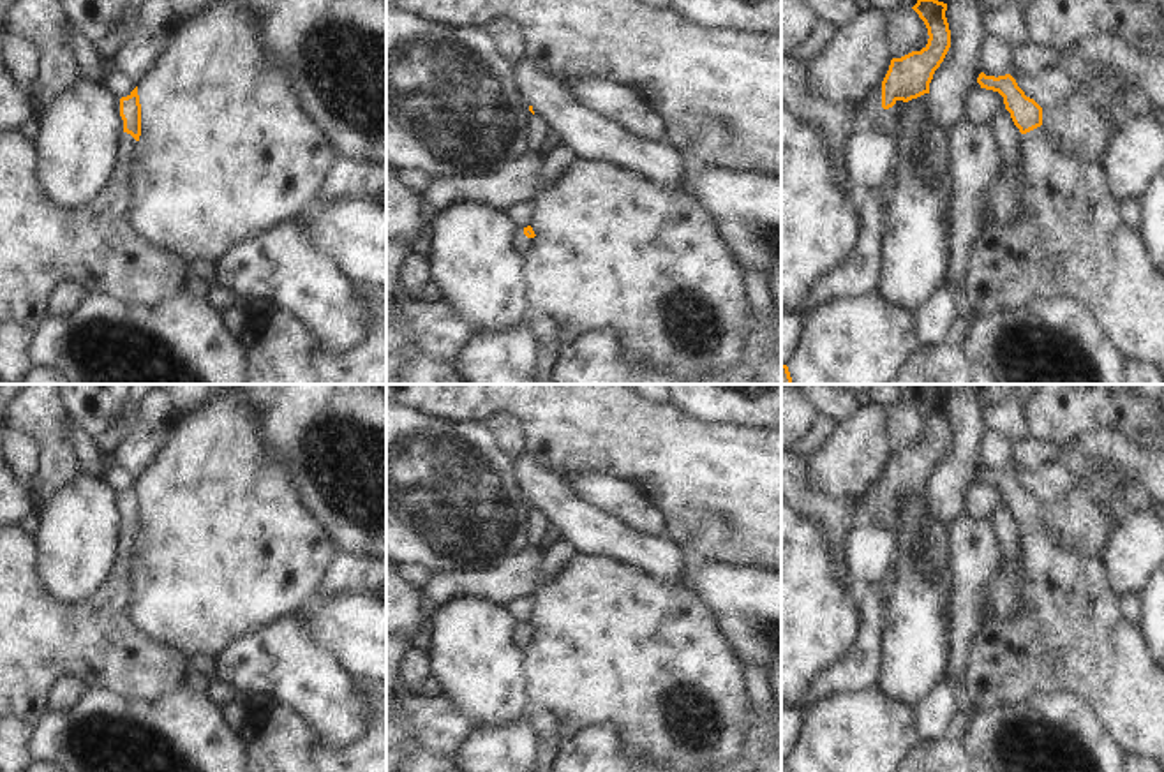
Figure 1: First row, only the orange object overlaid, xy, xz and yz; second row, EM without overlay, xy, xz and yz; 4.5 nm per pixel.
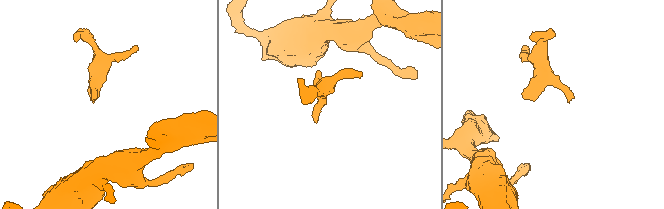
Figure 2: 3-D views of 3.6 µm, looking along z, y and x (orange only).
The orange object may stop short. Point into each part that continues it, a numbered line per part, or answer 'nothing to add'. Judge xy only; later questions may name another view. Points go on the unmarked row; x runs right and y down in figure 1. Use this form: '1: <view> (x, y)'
1: xy (43, 640)

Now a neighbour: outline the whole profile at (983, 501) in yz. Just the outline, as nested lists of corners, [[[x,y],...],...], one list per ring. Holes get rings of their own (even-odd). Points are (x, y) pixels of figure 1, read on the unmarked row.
[[[977,481],[966,494],[965,511],[977,518],[991,518],[1005,504],[998,486]]]

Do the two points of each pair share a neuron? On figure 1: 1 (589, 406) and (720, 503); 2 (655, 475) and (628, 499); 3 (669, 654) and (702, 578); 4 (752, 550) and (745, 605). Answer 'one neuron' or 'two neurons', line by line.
1: one neuron
2: two neurons
3: two neurons
4: two neurons

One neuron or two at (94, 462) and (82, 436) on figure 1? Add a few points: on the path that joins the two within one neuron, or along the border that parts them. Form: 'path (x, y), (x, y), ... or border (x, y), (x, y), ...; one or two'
path (92, 455), (87, 443); one

